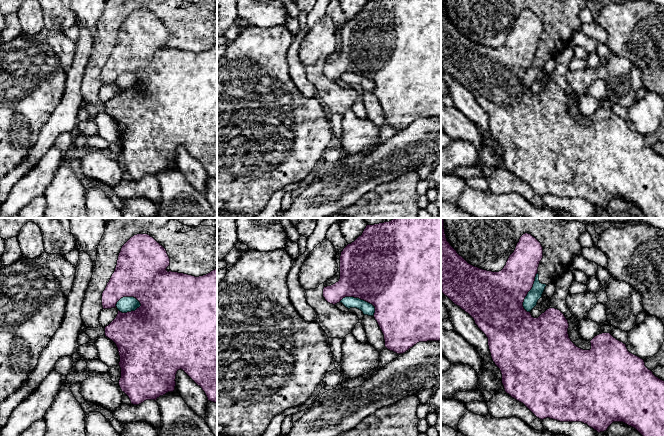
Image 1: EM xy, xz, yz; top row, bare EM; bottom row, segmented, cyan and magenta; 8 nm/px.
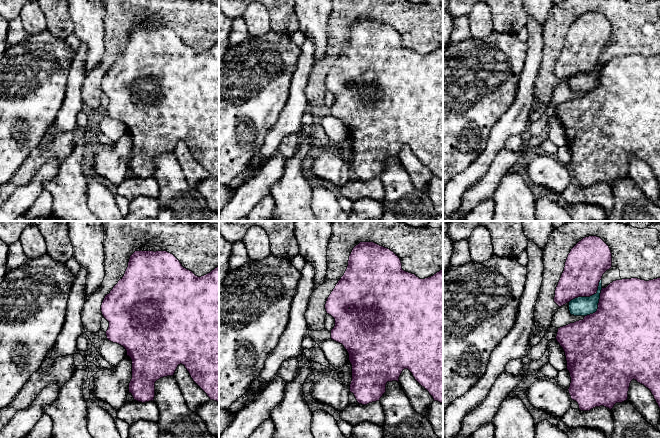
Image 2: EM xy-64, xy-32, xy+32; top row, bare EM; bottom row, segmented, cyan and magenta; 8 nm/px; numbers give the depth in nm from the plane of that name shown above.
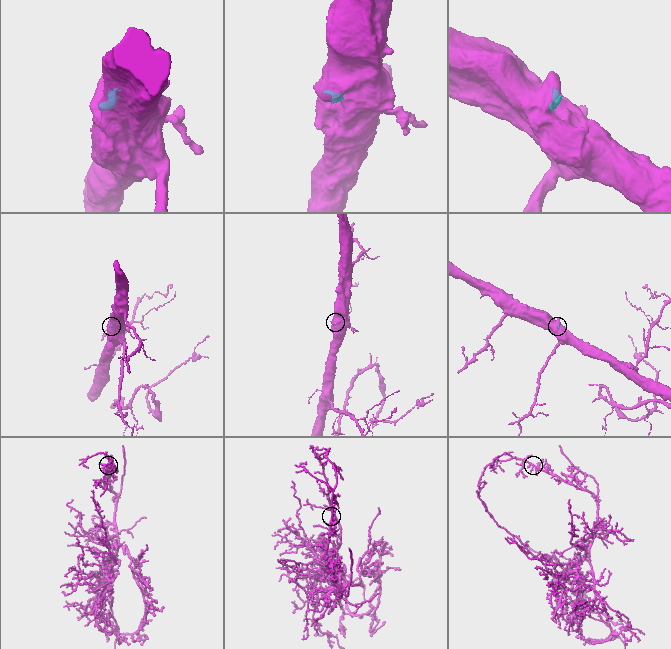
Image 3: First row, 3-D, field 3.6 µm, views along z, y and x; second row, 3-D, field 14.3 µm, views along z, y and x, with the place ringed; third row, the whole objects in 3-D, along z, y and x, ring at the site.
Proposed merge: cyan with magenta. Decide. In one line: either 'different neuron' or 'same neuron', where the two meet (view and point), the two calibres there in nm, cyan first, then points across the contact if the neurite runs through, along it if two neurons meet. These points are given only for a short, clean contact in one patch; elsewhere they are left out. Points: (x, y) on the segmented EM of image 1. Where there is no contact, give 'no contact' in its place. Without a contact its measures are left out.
different neuron; contact xy (129, 297); calibres 130 and 400 nm

